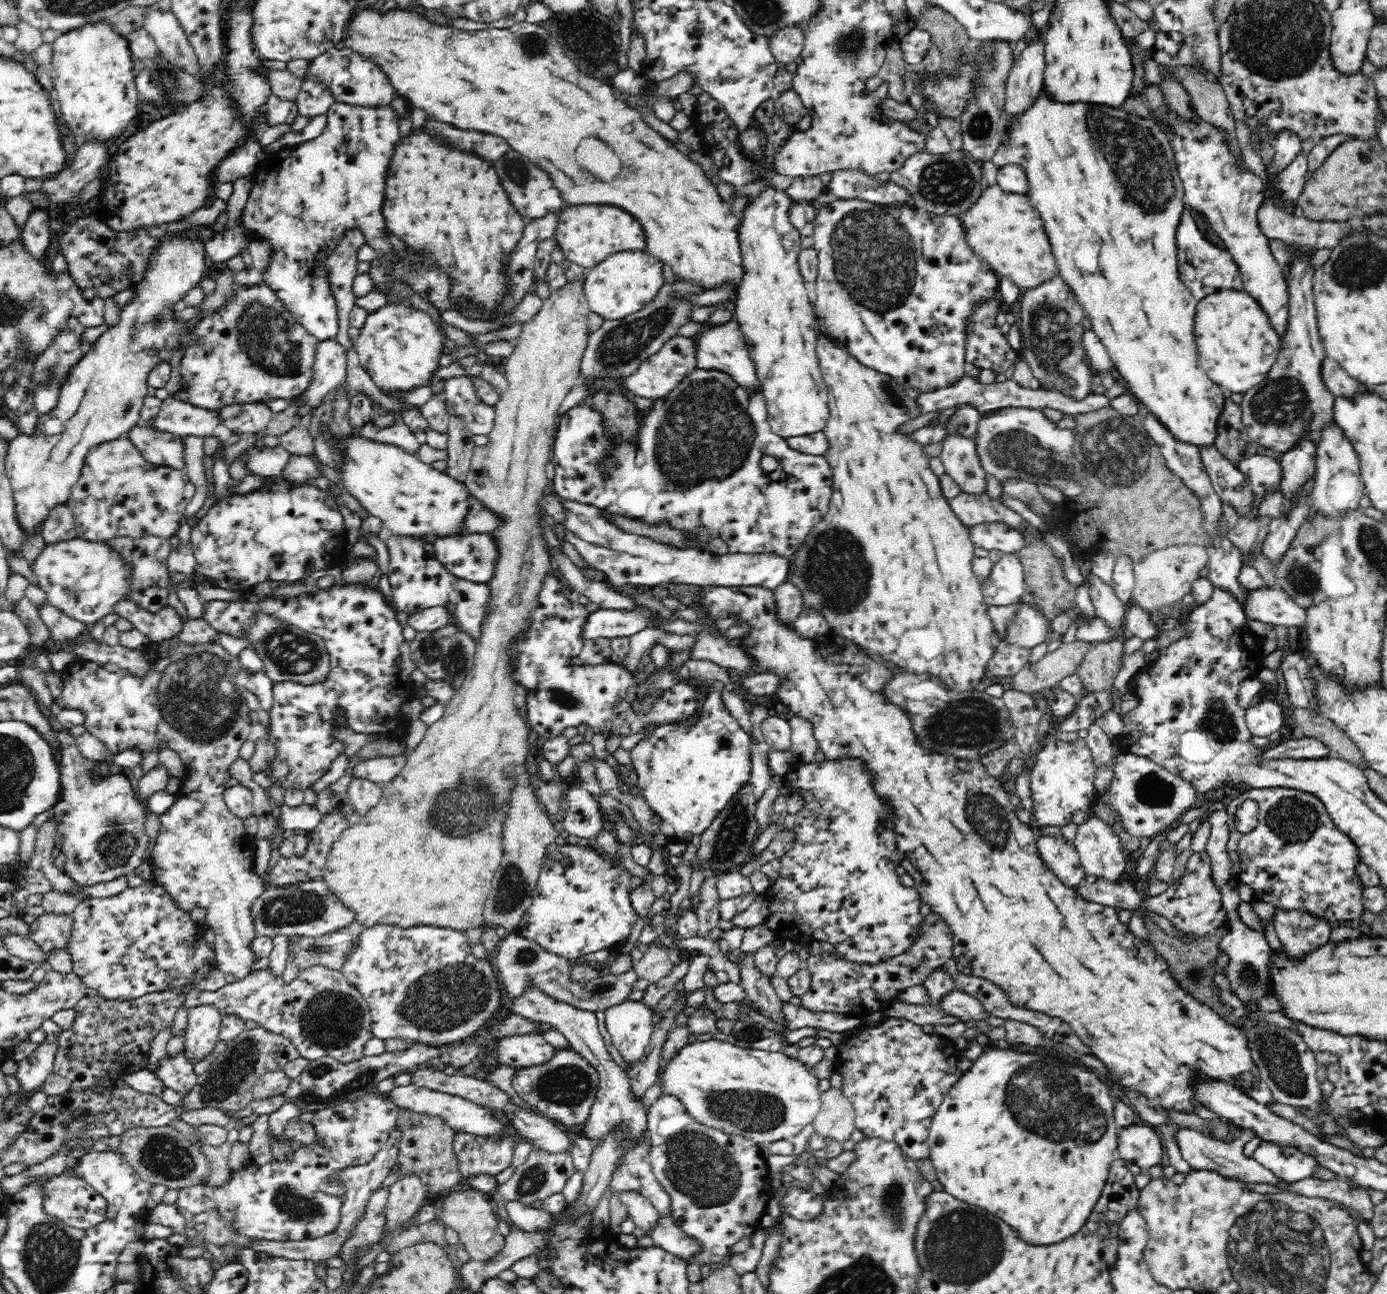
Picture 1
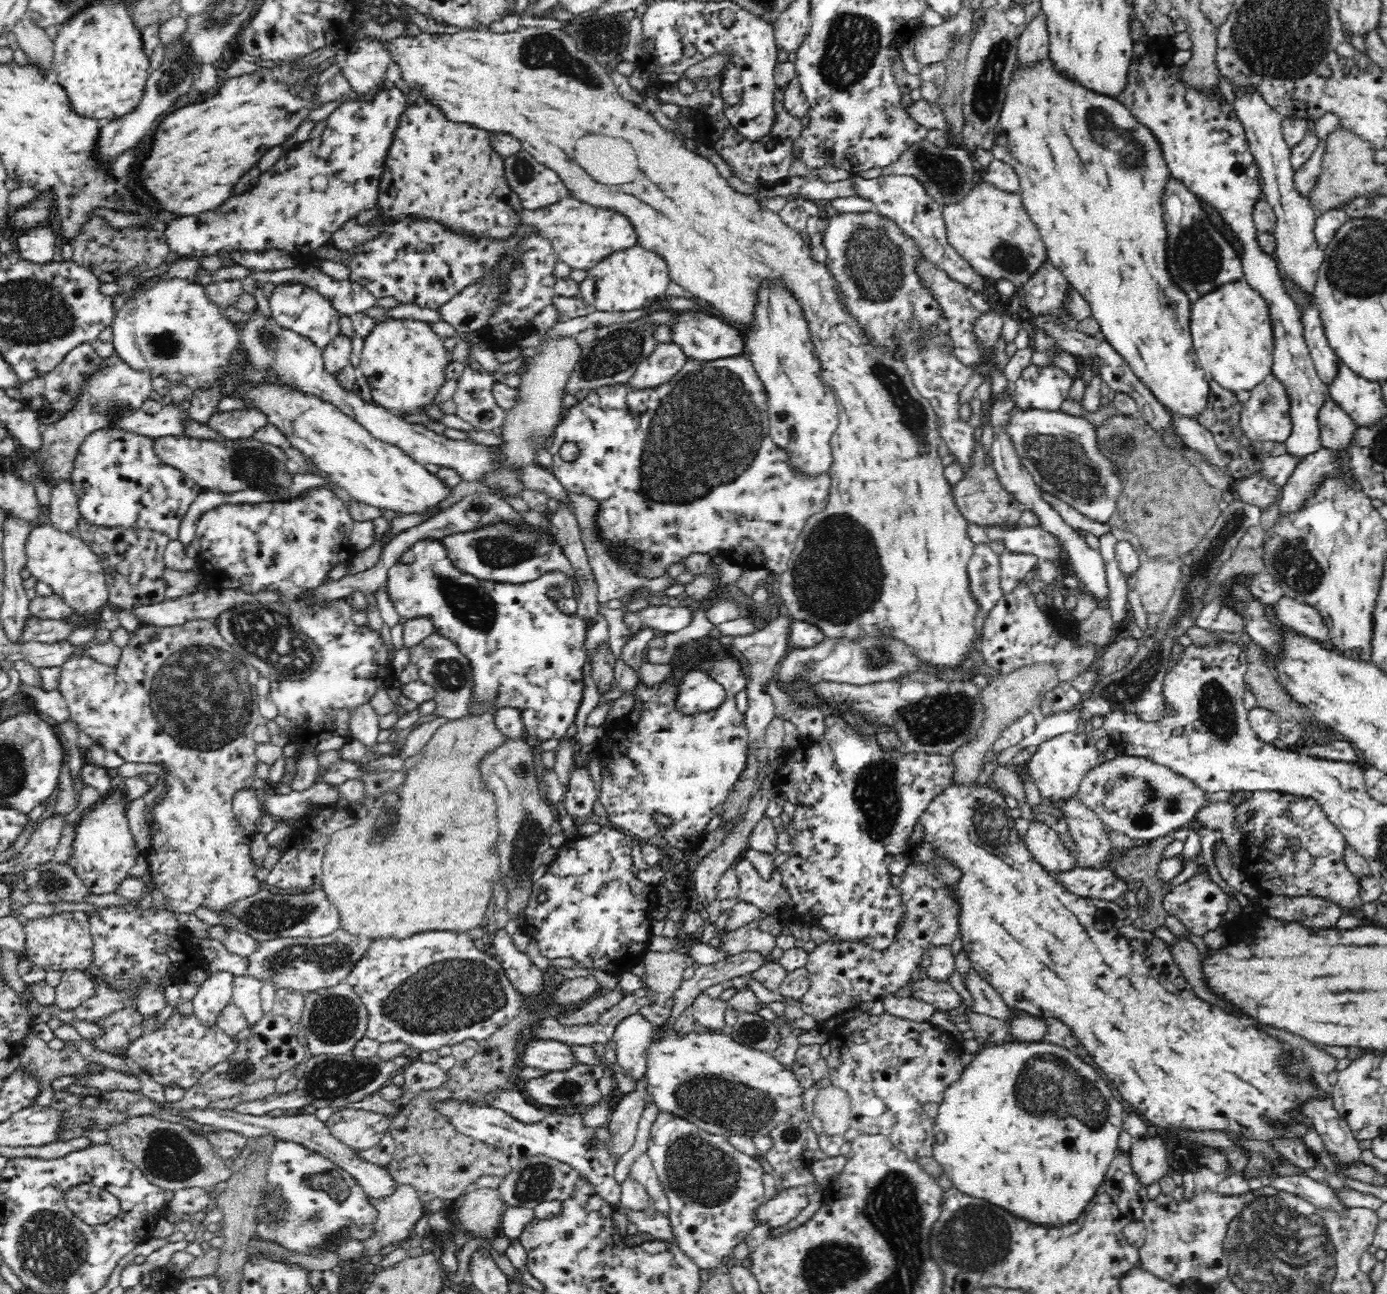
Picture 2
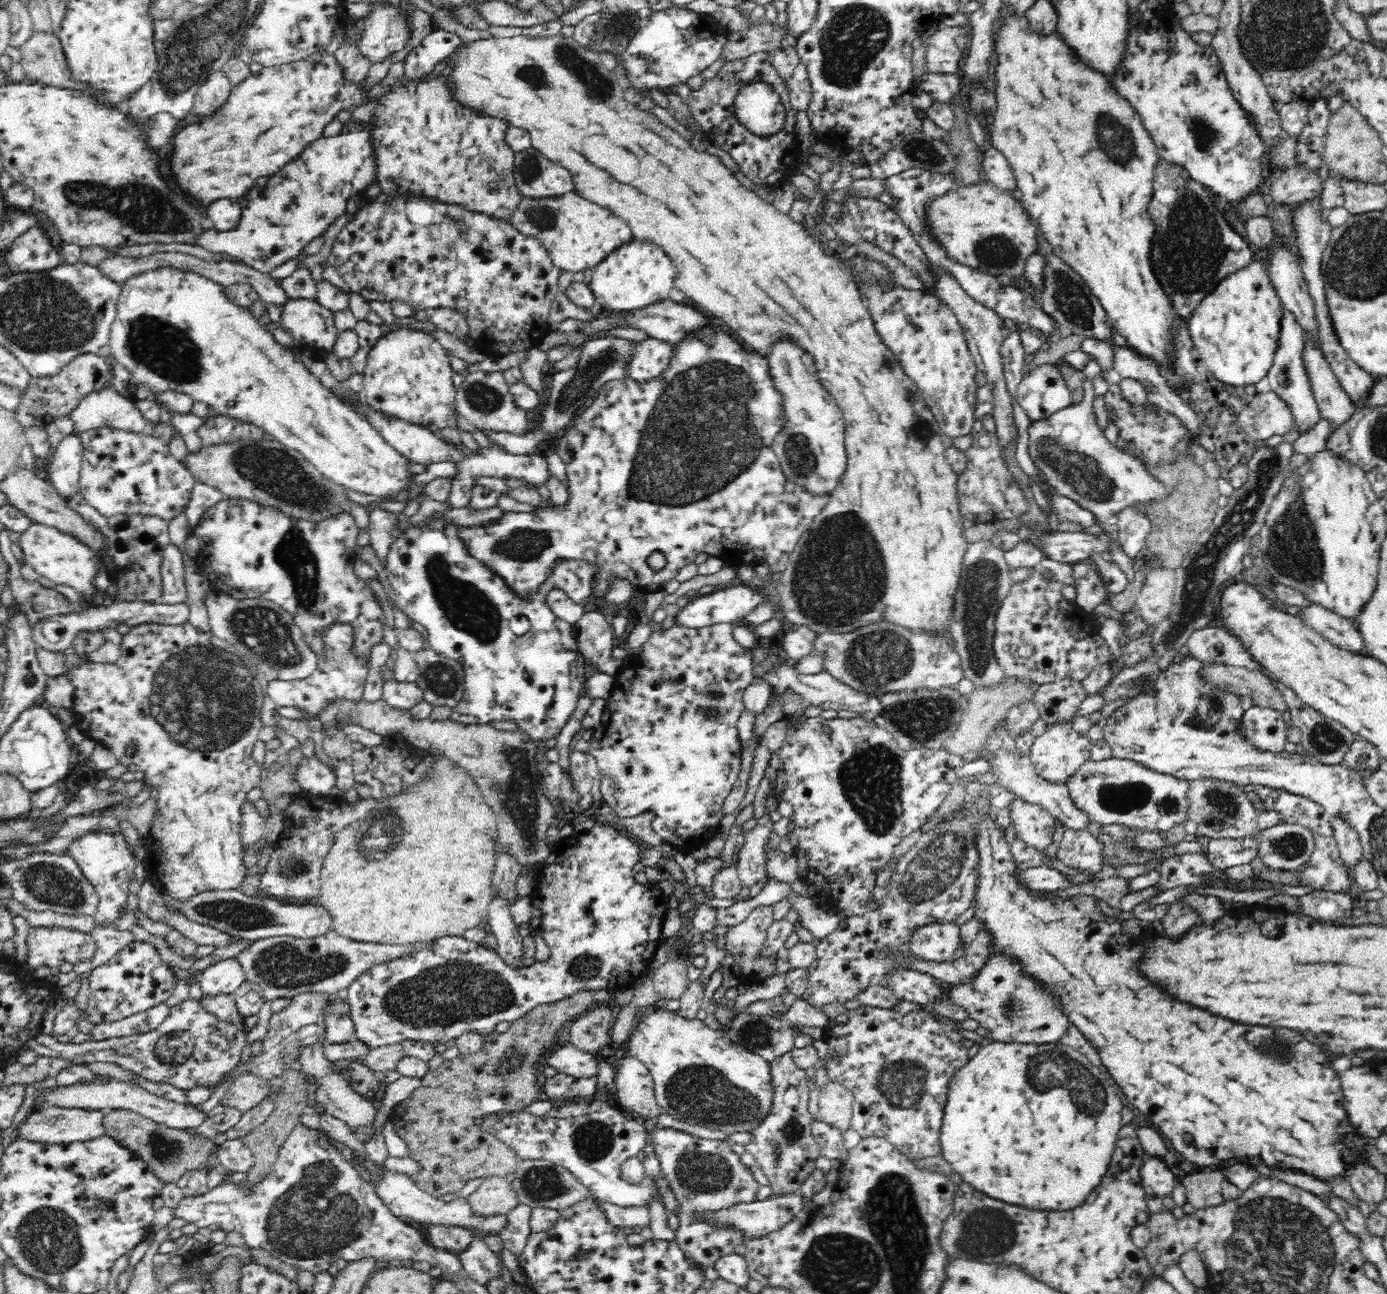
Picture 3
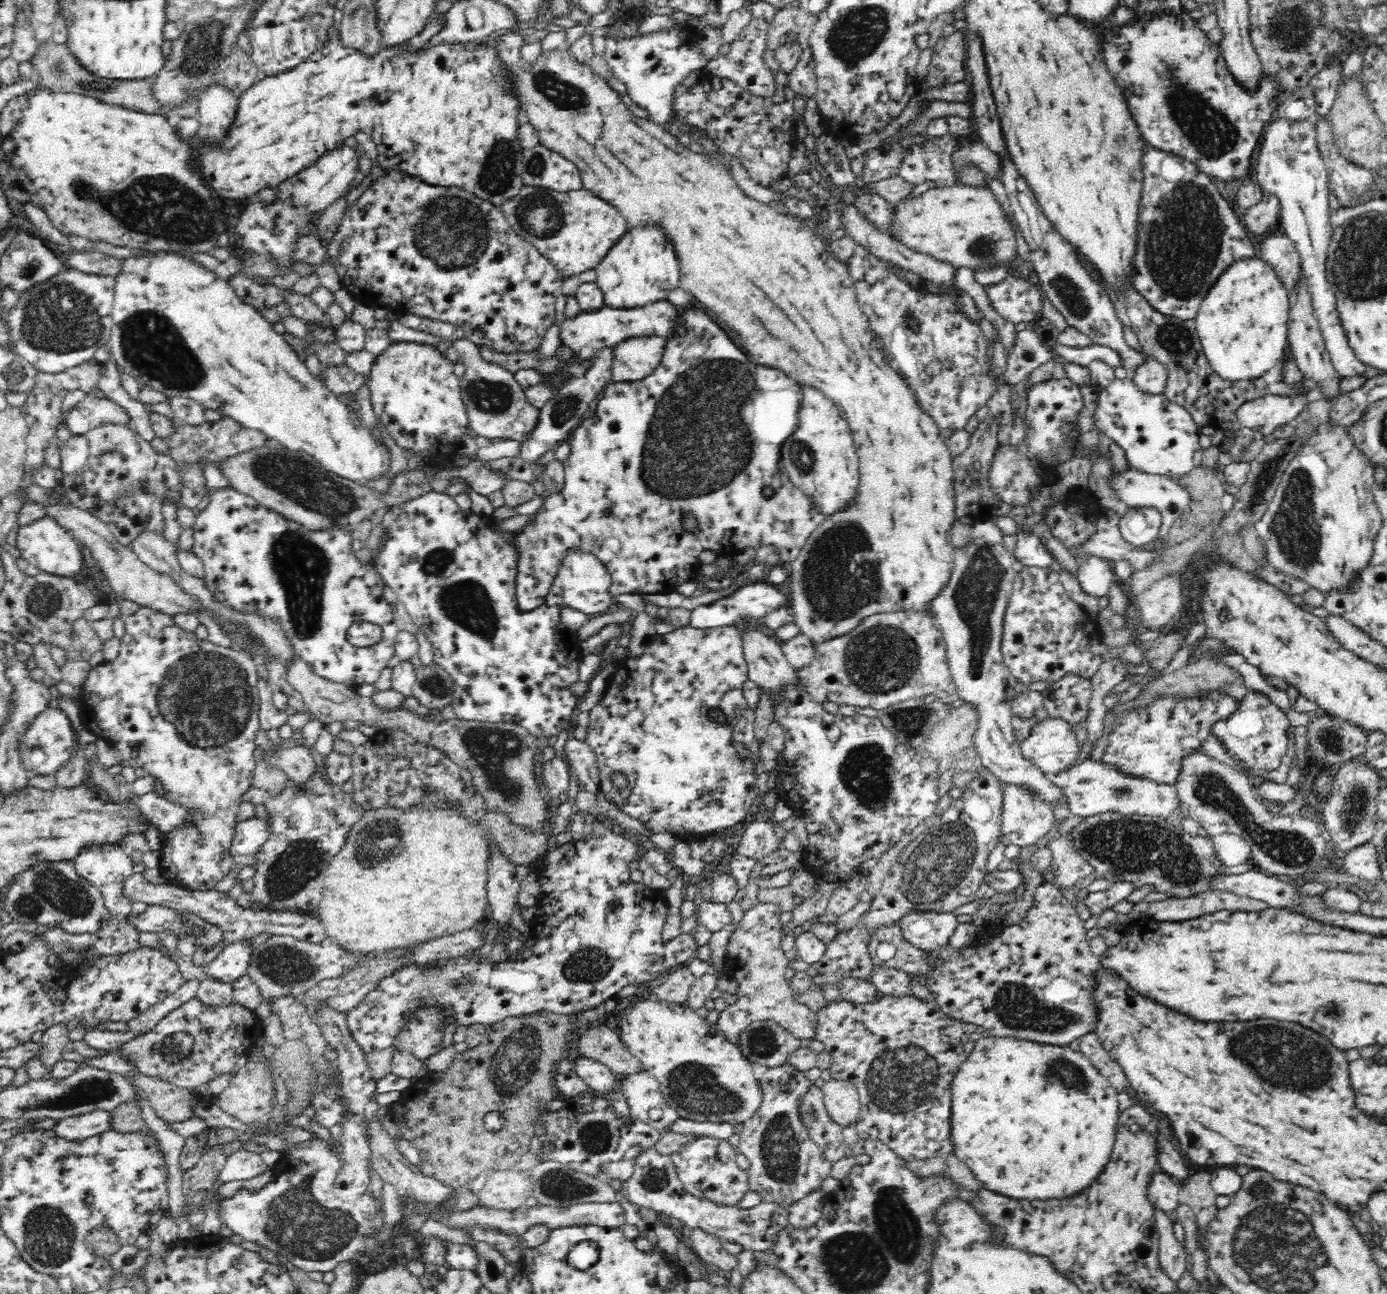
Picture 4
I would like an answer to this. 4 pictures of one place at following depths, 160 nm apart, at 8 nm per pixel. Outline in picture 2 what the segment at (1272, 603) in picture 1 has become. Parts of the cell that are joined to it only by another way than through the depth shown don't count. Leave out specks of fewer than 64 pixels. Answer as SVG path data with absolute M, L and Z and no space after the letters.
M1284 595L1273 606L1274 614L1284 625L1310 638L1328 645L1333 640L1328 625L1316 607Z

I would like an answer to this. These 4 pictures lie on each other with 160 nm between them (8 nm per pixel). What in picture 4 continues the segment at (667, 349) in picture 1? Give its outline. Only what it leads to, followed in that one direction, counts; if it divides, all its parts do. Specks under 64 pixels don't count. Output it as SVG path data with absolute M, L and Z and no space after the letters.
M653 334L632 337L612 349L612 382L639 381L660 364L665 338Z

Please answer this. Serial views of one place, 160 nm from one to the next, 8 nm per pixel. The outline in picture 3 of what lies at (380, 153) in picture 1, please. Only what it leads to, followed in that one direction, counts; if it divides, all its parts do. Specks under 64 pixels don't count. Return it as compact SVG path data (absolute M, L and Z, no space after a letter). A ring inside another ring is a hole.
M435 28L432 33L426 35L419 46L411 50L406 56L404 78L422 78L434 70L436 64L449 58L453 53L456 54L460 46L462 43L455 33ZM349 121L343 124L339 135L312 142L294 163L284 167L280 173L260 180L260 184L256 184L248 194L238 199L242 205L242 218L234 230L218 231L208 226L195 244L214 254L229 254L262 274L270 274L288 260L298 258L308 242L322 236L330 224L346 212L347 201L356 194L365 194L365 190L374 182L376 162L369 140L369 128L368 123ZM314 299L290 300L282 308L280 324L296 342L300 342L301 347L332 351L340 331L333 314Z

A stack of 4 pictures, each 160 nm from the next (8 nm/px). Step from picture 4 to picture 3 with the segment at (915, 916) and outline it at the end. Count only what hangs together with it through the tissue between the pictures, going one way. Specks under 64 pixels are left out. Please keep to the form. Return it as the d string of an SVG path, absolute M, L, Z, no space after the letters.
M955 920L934 921L911 928L909 950L926 960L943 961L952 958L960 942L960 926Z

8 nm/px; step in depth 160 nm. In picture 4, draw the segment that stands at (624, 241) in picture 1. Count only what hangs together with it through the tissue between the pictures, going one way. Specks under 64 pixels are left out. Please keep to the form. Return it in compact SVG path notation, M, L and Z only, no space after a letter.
M523 184L520 192L500 203L499 208L512 229L526 242L531 242L565 277L578 276L586 270L595 269L612 245L625 233L626 228L630 227L620 210L584 187L570 192L558 192L551 188Z

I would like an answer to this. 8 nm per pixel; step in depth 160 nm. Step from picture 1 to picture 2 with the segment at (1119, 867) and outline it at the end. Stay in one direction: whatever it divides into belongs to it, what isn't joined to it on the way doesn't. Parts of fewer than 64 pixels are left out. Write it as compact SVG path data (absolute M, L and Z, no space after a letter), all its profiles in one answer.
M1064 797L1053 804L1062 812L1072 838L1076 841L1077 866L1107 868L1110 863L1109 848L1111 841L1107 837L1105 824L1086 805L1076 797Z

